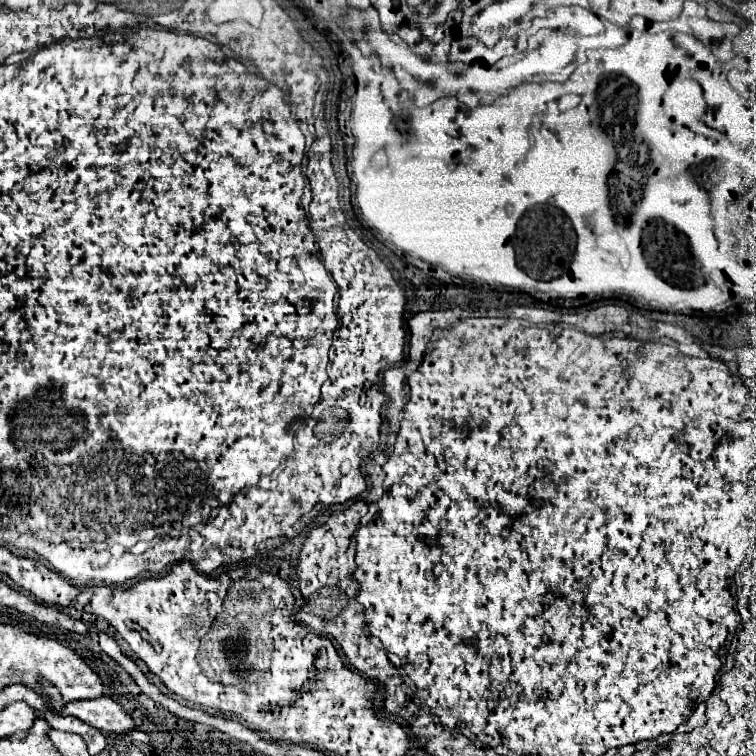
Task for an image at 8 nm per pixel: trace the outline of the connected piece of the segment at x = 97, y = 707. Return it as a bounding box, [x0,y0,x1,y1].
[40,679,136,733]

